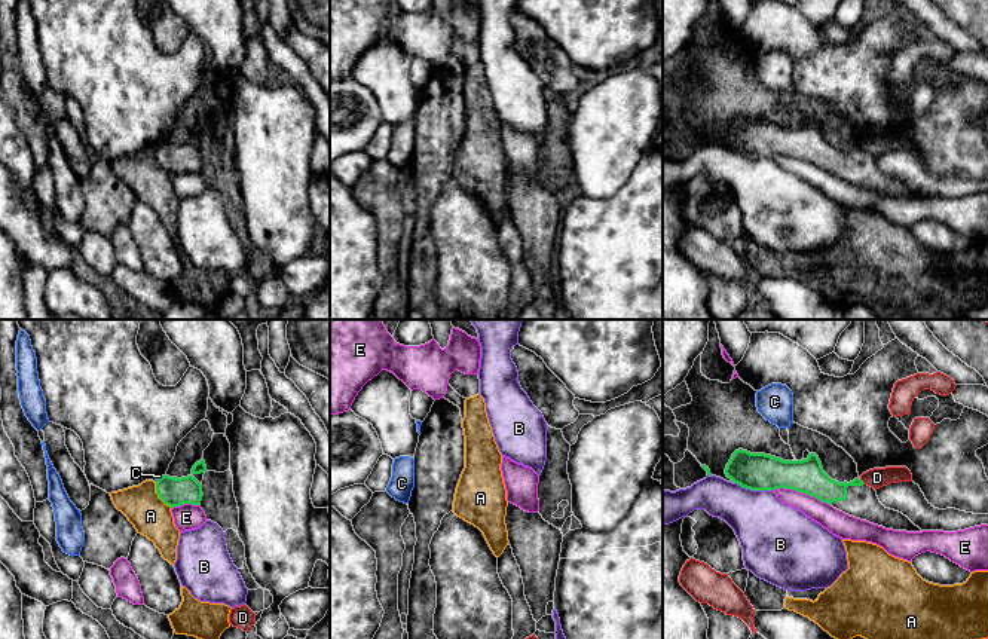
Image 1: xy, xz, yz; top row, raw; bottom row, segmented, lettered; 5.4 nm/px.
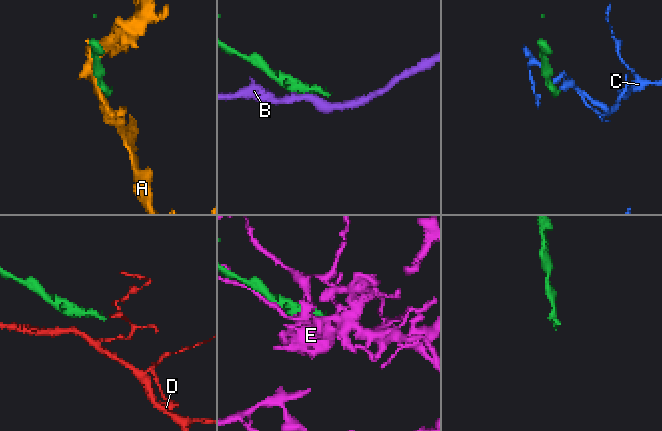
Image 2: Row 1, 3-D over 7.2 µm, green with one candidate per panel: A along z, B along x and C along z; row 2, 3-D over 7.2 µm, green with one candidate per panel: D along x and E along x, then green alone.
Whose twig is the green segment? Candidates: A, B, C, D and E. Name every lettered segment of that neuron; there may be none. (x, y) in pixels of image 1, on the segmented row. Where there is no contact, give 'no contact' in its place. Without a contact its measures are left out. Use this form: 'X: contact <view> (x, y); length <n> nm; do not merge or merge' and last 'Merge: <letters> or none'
A: contact xy (158, 494); length 170 nm; do not merge
B: contact yz (754, 489); length 220 nm; do not merge
C: contact xy (159, 479); length 50 nm; do not merge
D: contact yz (860, 480); length 50 nm; do not merge
E: contact yz (803, 492); length 340 nm; do not merge
Merge: none

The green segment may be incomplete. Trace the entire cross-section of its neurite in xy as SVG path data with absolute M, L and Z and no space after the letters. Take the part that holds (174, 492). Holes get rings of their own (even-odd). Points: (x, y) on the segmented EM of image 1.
M162 476L156 480L156 493L171 508L184 504L201 505L202 501L202 484L193 477L169 477Z

